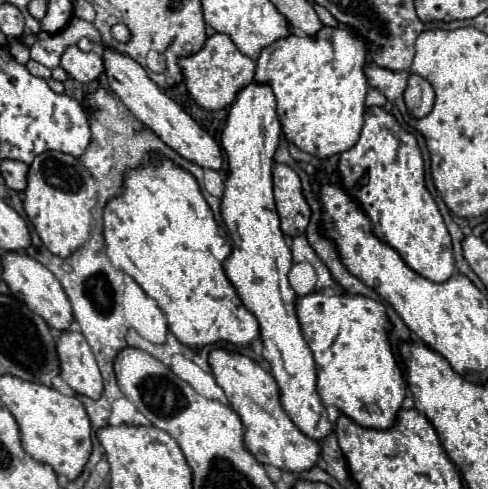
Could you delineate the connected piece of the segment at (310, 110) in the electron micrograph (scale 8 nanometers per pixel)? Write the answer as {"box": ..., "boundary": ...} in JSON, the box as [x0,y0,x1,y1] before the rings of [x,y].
{"box":[254,25,370,159],"boundary":[[[324,25],[314,37],[288,35],[260,51],[254,81],[272,85],[284,135],[298,149],[318,159],[328,159],[348,151],[358,141],[368,93],[368,79],[364,73],[368,51],[370,43],[354,33],[354,29],[342,25]]]}

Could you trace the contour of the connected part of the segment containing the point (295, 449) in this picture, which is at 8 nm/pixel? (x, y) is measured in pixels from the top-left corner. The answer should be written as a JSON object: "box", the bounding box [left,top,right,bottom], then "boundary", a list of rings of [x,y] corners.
{"box":[208,349,320,473],"boundary":[[[212,349],[208,355],[208,365],[212,369],[216,383],[226,393],[232,409],[242,419],[246,449],[262,465],[274,465],[282,471],[294,471],[294,473],[308,471],[316,465],[320,457],[320,445],[314,439],[306,437],[290,421],[278,399],[278,385],[264,367],[260,367],[254,359],[242,353],[234,353],[226,349]]]}

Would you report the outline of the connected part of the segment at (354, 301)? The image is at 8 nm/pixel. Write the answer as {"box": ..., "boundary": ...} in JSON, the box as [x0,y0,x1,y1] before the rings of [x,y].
{"box":[296,291,406,429],"boundary":[[[320,291],[296,297],[296,315],[316,361],[316,389],[322,403],[338,407],[362,427],[388,429],[406,395],[398,361],[392,357],[384,305],[364,295],[324,295]]]}

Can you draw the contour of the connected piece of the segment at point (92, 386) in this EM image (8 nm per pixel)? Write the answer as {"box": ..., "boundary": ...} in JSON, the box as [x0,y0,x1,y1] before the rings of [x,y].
{"box":[56,331,102,399],"boundary":[[[60,331],[56,351],[60,359],[60,377],[76,393],[98,399],[98,395],[102,395],[102,375],[84,335],[78,331]]]}

